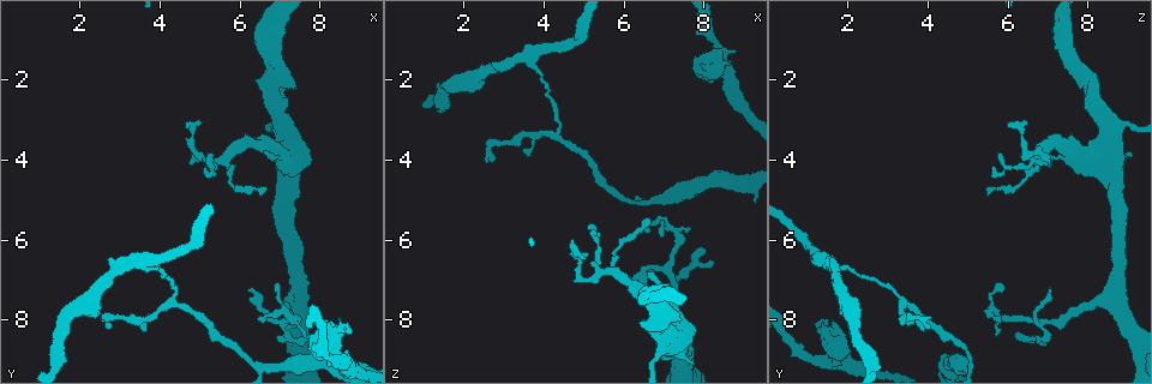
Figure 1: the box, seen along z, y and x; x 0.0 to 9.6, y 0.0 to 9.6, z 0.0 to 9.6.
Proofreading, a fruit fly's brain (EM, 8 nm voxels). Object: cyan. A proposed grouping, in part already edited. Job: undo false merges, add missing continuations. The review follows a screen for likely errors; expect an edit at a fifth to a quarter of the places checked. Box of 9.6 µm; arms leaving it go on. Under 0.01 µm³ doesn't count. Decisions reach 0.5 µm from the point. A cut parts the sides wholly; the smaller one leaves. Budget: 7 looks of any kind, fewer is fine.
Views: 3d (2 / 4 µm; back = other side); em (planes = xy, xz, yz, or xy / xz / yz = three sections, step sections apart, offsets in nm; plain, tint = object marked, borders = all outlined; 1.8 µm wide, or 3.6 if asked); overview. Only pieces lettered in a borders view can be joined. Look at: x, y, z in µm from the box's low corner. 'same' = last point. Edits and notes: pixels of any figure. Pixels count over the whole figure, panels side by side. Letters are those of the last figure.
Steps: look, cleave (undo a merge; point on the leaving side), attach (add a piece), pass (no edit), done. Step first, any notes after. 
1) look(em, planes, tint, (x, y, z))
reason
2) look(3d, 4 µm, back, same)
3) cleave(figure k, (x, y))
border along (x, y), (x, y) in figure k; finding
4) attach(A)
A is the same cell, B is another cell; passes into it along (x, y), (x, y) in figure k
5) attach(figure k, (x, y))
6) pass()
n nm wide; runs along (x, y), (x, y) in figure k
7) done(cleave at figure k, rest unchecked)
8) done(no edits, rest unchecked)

look(3d, 2 µm, back, (6.65, 9.20, 5.05))
calibre changes

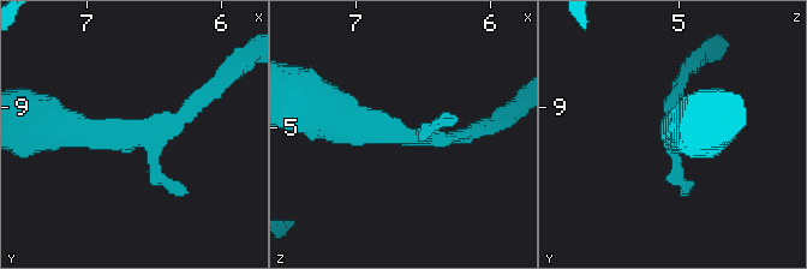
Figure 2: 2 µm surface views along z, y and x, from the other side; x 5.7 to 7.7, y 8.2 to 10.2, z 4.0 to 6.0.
look(em, planes, tint, (6.68, 9.12, 5.06))

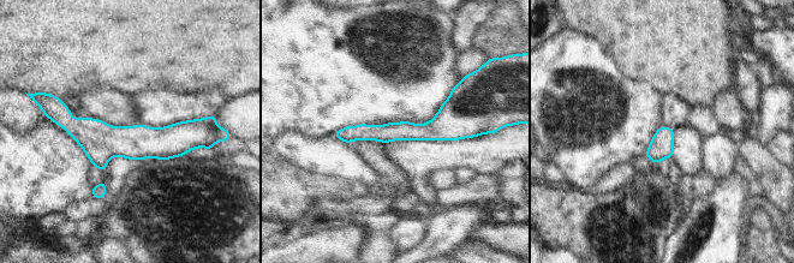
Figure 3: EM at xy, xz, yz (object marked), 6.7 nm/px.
look(em, planes, borders, same)

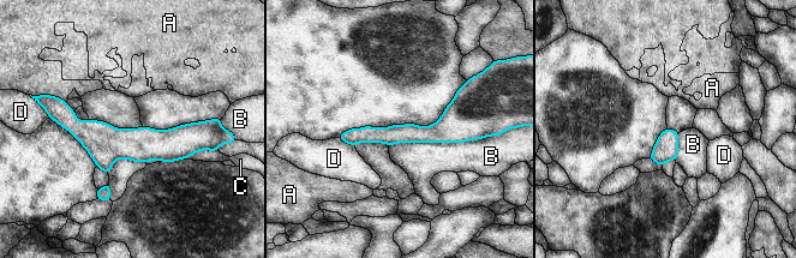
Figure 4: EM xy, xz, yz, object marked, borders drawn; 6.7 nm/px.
pass()
B touches over 650 nm; A, B, C and D are other cells; border along (483, 137), (452, 143), (389, 145) in figure 4; continuous, no second neuron

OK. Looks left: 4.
look(3d, 2 µm, (4.30, 7.60, 3.40))
arms part here

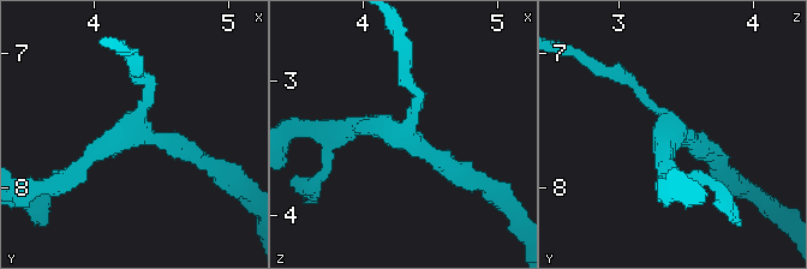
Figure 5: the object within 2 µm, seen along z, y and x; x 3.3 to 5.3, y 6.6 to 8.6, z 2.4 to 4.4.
look(em, xz, step 8, tint, (4.36, 7.56, 3.42))
3 arms; need the tissue

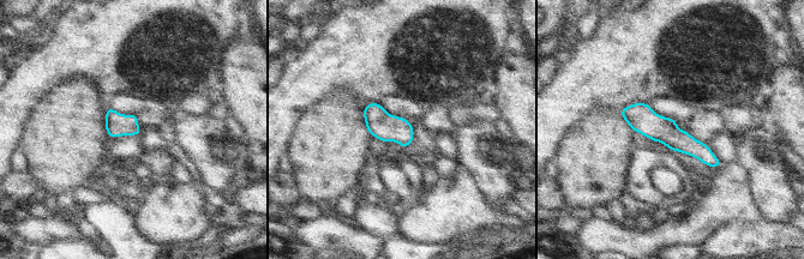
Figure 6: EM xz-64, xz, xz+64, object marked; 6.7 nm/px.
look(em, planes, borders, same)

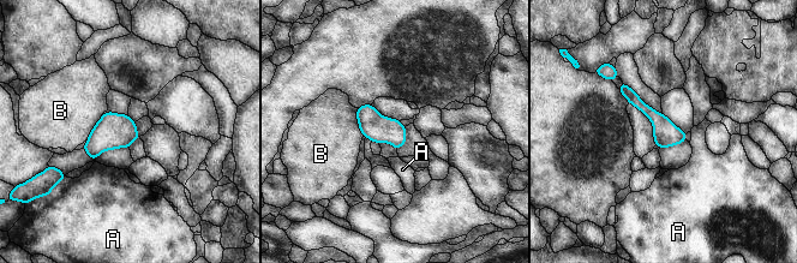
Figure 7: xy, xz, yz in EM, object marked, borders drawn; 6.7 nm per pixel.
pass()
A and B are other cells; runs along (623, 87), (673, 136), (683, 137) in figure 7; one neuron here

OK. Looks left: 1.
look(em, 3.6 µm, planes, borders, (7.20, 3.45, 8.45))
thick turns thin

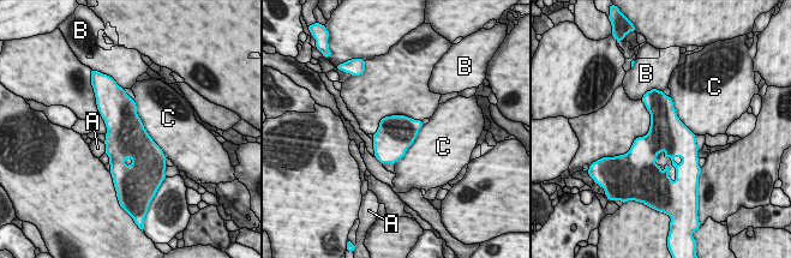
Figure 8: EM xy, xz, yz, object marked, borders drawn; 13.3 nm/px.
pass()
A, B and C are other cells; border along (133, 100), (143, 127), (163, 154) in figure 8; one neuron here

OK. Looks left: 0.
done(no edits, rest unchecked)

